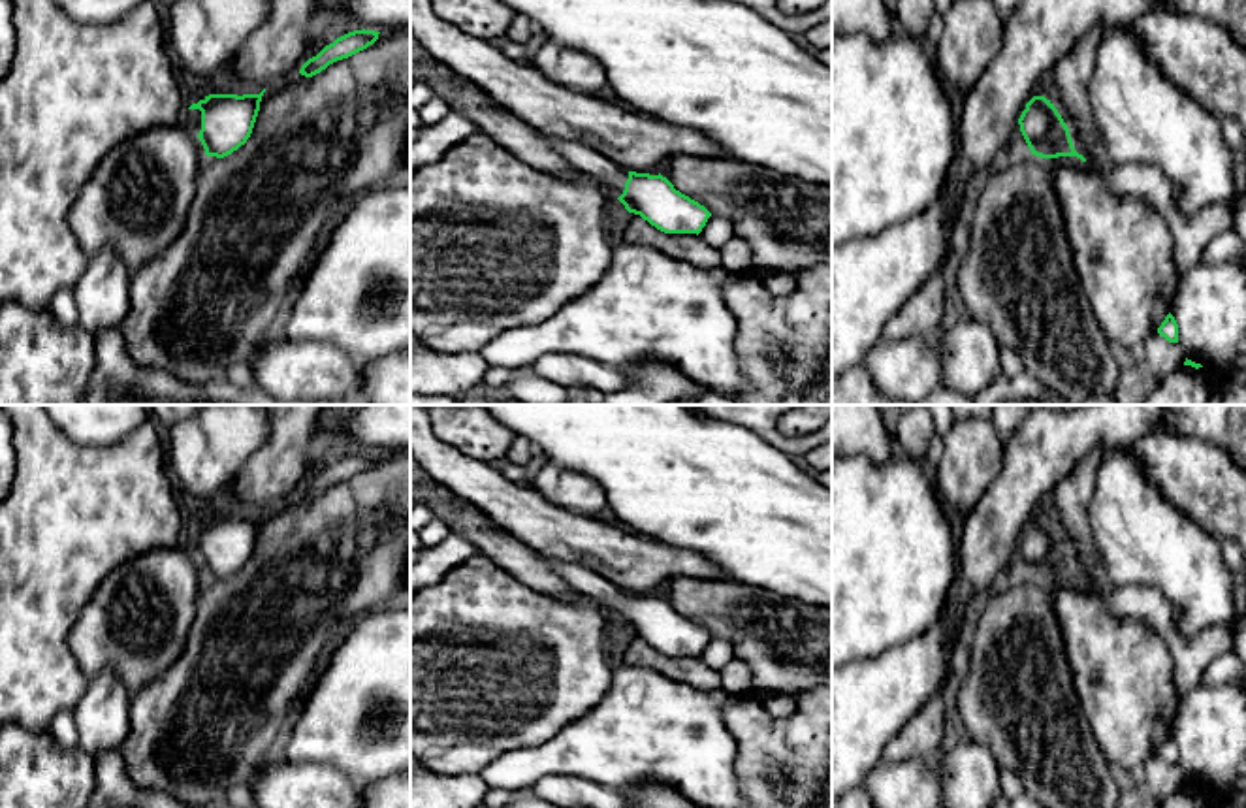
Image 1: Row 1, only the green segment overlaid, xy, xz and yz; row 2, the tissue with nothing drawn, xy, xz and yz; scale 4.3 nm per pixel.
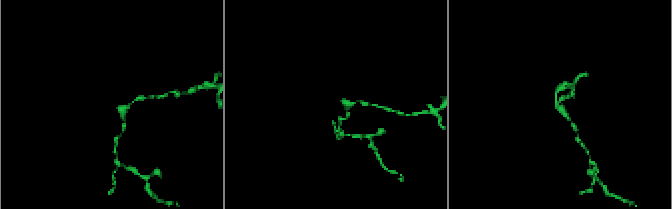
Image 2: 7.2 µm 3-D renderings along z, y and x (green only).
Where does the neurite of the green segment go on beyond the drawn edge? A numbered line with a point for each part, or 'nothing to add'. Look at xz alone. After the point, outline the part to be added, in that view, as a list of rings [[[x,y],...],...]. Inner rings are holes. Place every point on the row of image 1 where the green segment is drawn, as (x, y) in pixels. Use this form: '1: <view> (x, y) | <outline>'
1: xz (584, 159) | [[[546,136],[546,139],[572,168],[597,179],[610,196],[619,198],[623,194],[629,179],[627,170],[621,170],[583,143],[561,139],[557,136]]]

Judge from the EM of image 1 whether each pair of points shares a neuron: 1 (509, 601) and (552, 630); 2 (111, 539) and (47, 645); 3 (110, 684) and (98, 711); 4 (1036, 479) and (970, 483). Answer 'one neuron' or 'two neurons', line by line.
1: one neuron
2: one neuron
3: one neuron
4: two neurons

